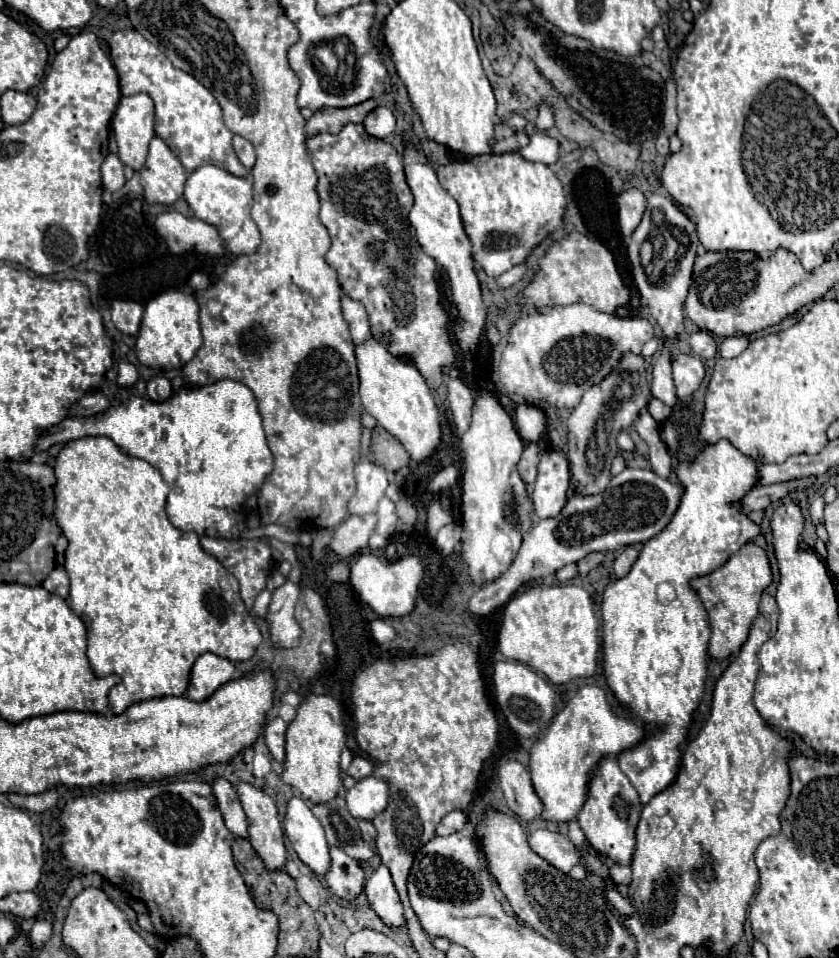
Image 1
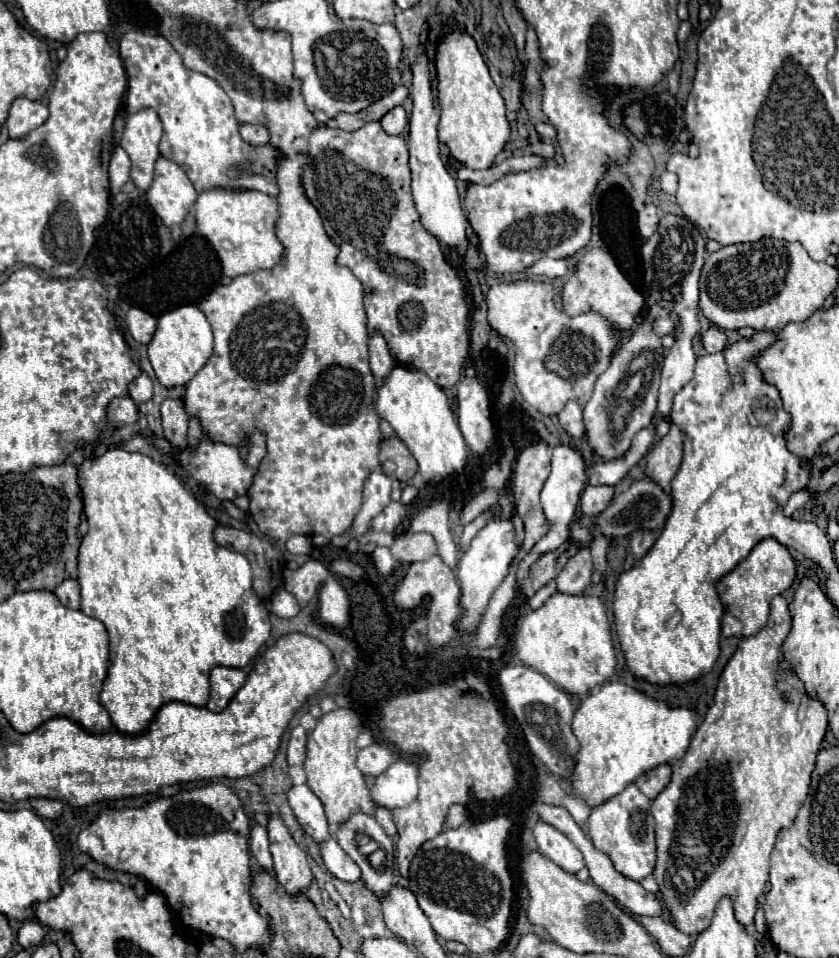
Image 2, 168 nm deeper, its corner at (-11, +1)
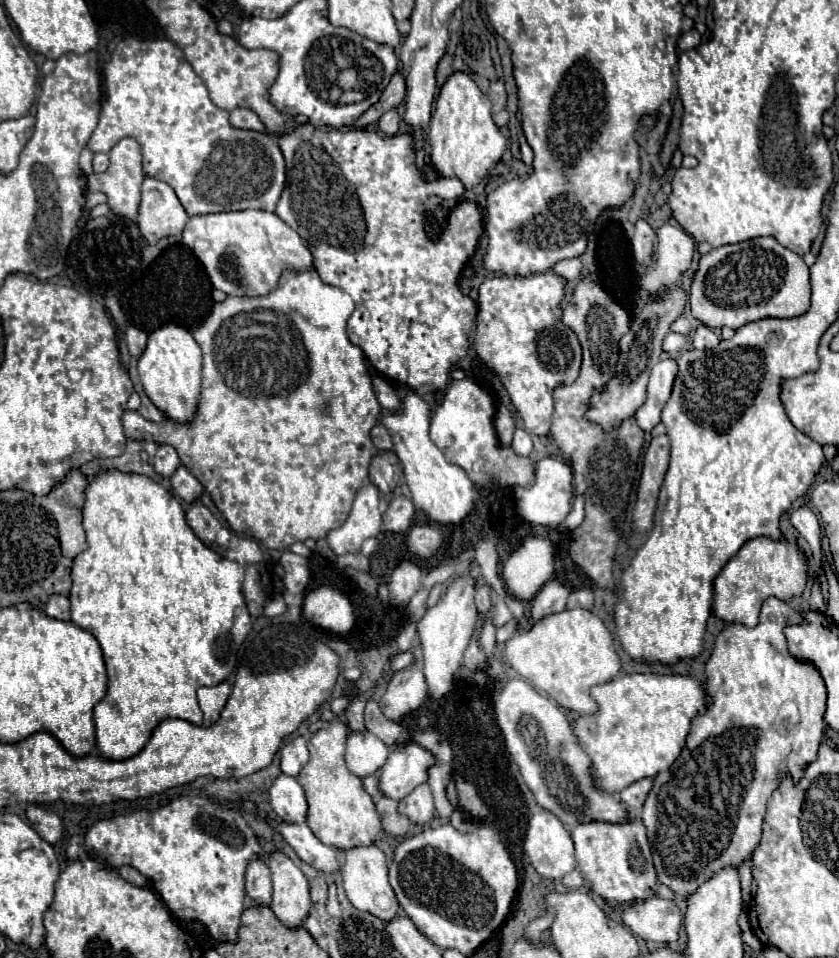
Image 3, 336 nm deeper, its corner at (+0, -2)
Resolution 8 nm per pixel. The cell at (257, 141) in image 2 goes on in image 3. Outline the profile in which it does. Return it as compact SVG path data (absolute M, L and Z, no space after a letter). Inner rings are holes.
M236 108L236 110L232 110L230 112L230 124L236 126L236 128L248 128L248 130L256 130L256 132L264 130L262 120L250 108Z

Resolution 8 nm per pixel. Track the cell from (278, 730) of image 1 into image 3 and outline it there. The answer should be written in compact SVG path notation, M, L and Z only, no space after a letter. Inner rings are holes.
M294 736L286 740L280 754L282 754L282 762L280 762L282 772L288 776L298 776L298 772L308 764L308 748L302 736Z

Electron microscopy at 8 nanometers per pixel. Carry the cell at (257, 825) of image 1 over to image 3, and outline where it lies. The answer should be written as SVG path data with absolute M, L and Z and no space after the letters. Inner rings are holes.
M274 852L270 856L270 872L274 882L274 898L270 908L284 926L296 930L312 912L308 880L282 852Z

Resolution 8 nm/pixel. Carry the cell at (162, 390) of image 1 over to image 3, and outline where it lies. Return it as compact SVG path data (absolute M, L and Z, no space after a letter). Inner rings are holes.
M162 444L162 446L158 446L158 452L156 452L152 464L154 464L154 470L160 476L170 478L176 472L176 468L180 466L180 458L178 458L178 454L176 454L176 450L172 446Z

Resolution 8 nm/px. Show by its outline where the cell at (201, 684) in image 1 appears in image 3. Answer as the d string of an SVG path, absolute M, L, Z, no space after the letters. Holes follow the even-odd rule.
M220 682L218 686L198 690L200 710L204 712L204 726L212 726L220 718L220 712L224 708L230 692L232 692L230 682Z

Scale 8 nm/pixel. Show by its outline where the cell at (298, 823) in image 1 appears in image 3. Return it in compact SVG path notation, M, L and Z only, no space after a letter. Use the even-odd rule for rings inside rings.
M280 774L268 788L268 802L272 810L282 820L292 820L296 824L306 822L306 796L296 778Z

